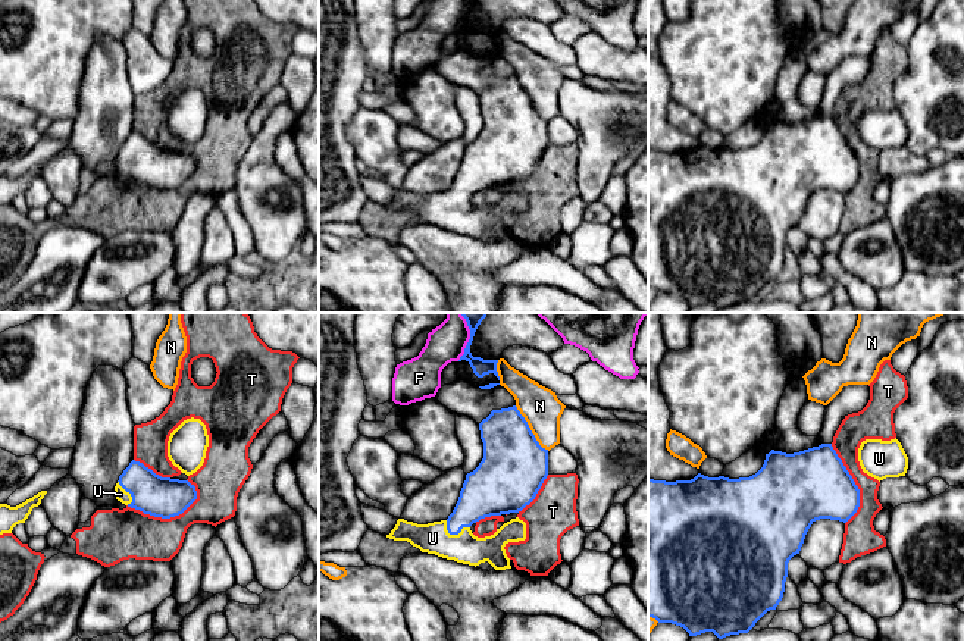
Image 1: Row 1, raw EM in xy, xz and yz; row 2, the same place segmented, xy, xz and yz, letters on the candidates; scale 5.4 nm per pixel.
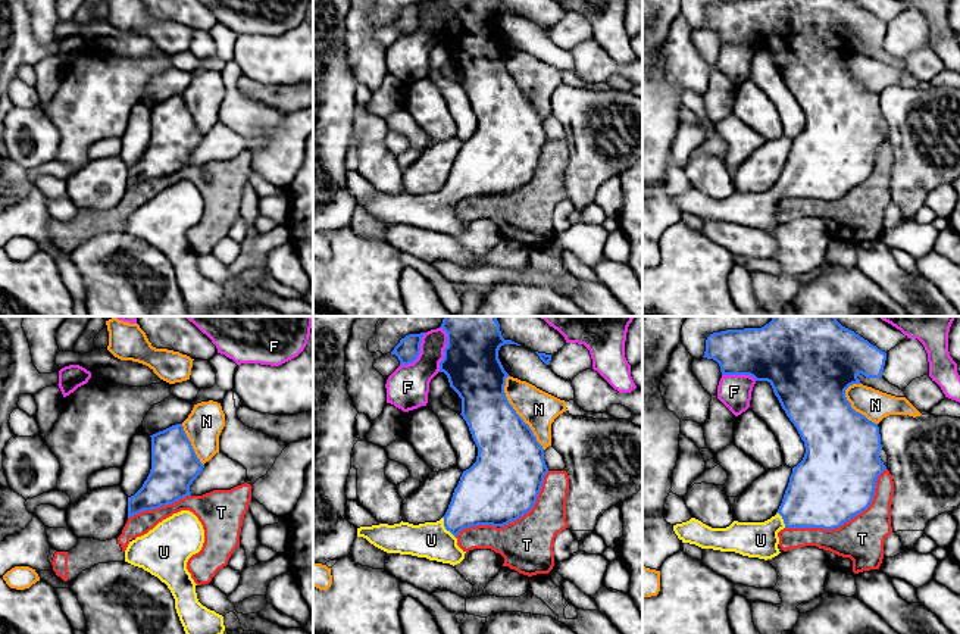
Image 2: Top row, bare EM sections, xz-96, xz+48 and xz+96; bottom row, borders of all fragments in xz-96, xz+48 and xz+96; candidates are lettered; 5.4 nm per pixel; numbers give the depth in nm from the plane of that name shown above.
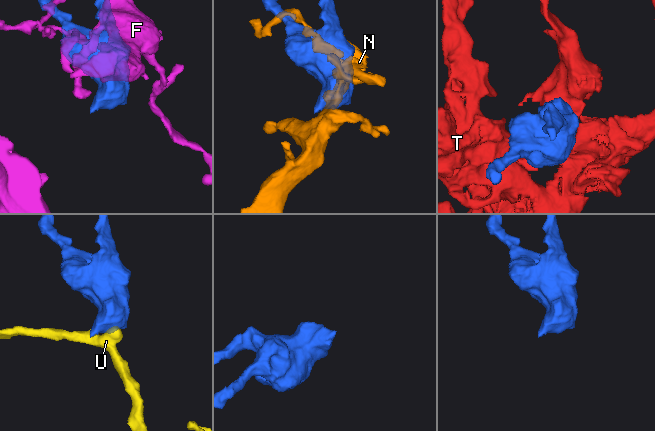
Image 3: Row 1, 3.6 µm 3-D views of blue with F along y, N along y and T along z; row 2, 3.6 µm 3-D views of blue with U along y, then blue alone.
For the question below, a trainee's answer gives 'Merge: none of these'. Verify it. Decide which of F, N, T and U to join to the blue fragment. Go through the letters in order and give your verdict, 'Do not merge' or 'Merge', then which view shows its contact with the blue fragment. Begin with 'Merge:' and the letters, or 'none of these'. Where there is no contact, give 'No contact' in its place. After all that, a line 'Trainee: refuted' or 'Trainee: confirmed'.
Merge: U
F: Do not merge. Touches blue in xz
N: Do not merge. Touches blue in xz
T: Do not merge. Touches blue in xy
U: Merge. Touches blue in xz
Trainee: refuted

